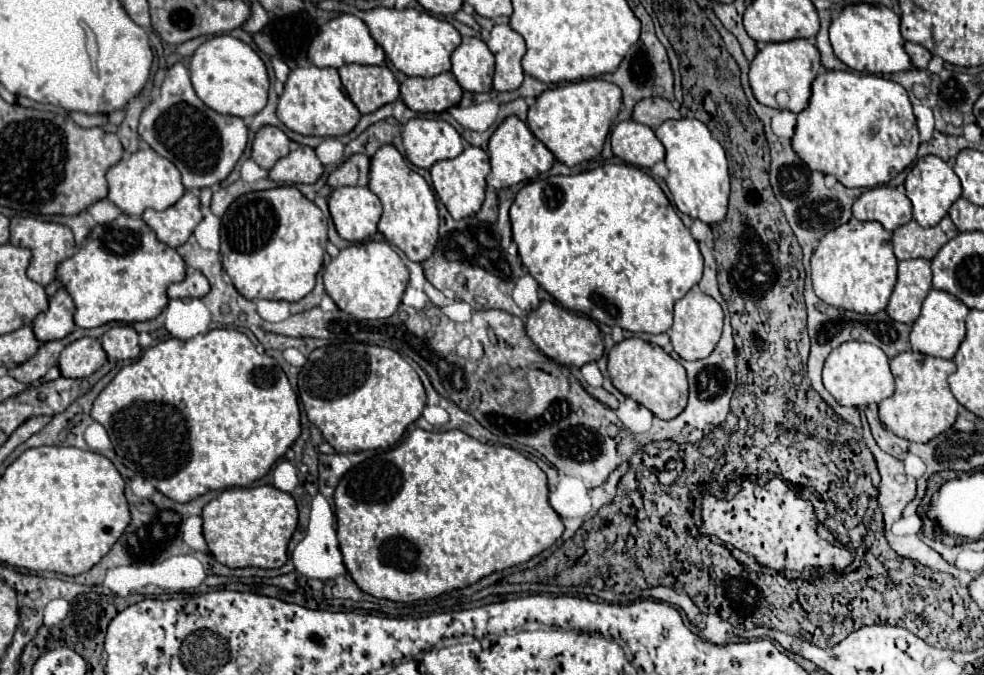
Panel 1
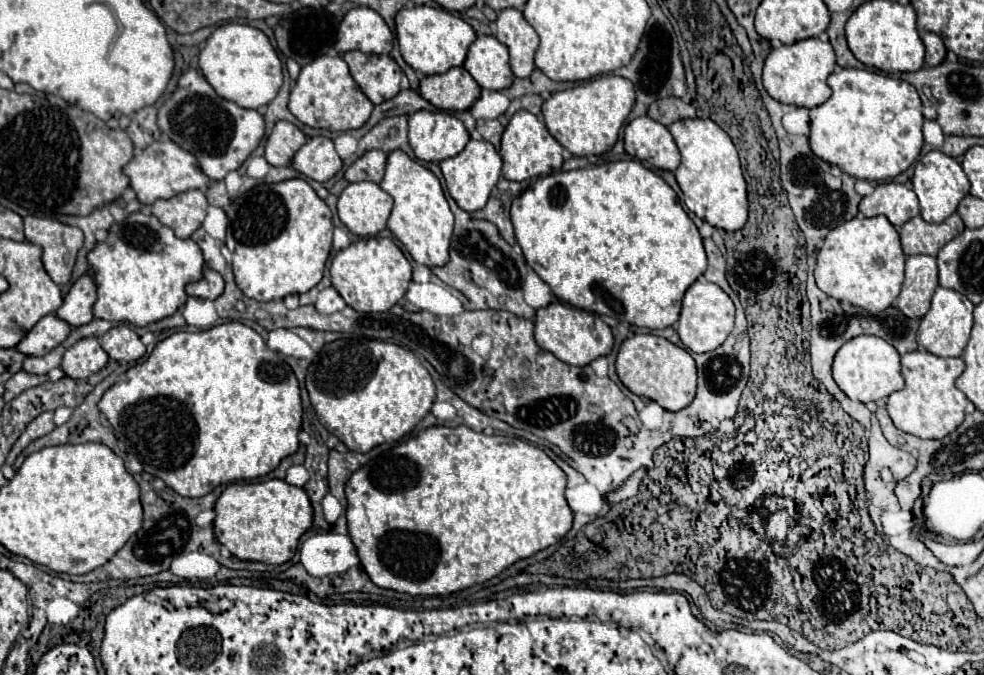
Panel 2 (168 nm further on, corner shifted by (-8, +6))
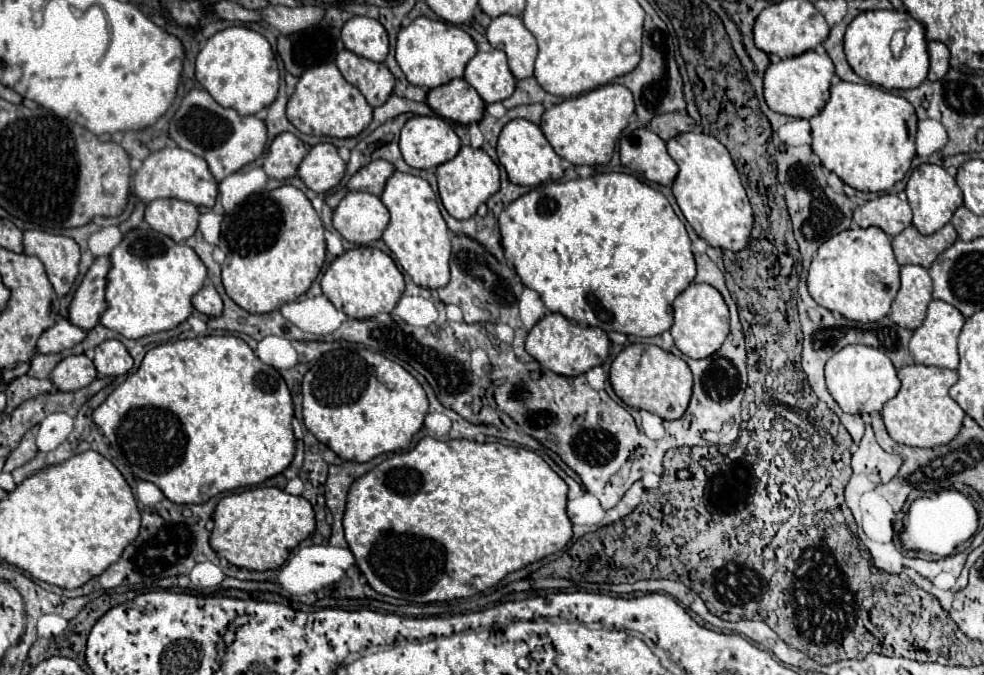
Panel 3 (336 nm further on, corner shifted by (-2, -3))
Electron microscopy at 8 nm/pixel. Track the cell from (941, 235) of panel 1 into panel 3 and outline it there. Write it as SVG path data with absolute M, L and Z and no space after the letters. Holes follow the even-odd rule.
M951 223L933 235L921 235L917 229L907 227L897 237L893 237L892 248L899 265L921 265L925 269L957 239Z

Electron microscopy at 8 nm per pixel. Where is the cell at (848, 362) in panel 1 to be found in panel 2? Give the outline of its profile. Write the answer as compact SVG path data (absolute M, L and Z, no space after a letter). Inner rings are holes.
M857 336L845 342L835 354L833 378L837 386L857 402L877 402L891 392L903 388L903 376L899 366L899 352L879 336Z

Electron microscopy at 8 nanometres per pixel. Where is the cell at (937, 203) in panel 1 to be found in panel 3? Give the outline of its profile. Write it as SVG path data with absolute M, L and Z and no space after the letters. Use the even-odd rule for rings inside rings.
M923 163L917 169L913 169L907 187L905 187L909 205L913 209L913 225L919 229L921 235L931 235L935 231L939 231L945 223L951 221L953 213L957 207L963 205L963 193L957 187L955 179L939 165L931 165L931 163Z

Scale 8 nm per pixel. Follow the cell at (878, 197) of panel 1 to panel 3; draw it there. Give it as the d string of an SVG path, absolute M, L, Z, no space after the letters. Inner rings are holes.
M881 195L855 209L855 223L859 227L879 227L889 237L895 237L911 225L911 207L897 195Z

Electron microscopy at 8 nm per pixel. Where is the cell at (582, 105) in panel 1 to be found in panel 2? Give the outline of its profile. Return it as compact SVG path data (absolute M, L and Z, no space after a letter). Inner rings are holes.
M603 74L599 78L551 94L551 98L543 102L541 112L547 130L573 156L591 156L591 154L597 156L613 148L619 130L631 112L633 102L635 92L633 84L627 78Z

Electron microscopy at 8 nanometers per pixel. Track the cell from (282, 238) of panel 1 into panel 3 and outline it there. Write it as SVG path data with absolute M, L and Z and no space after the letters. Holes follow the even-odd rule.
M291 185L247 197L221 223L219 249L227 255L221 263L227 295L249 313L269 313L299 299L325 263L323 223L311 201Z

